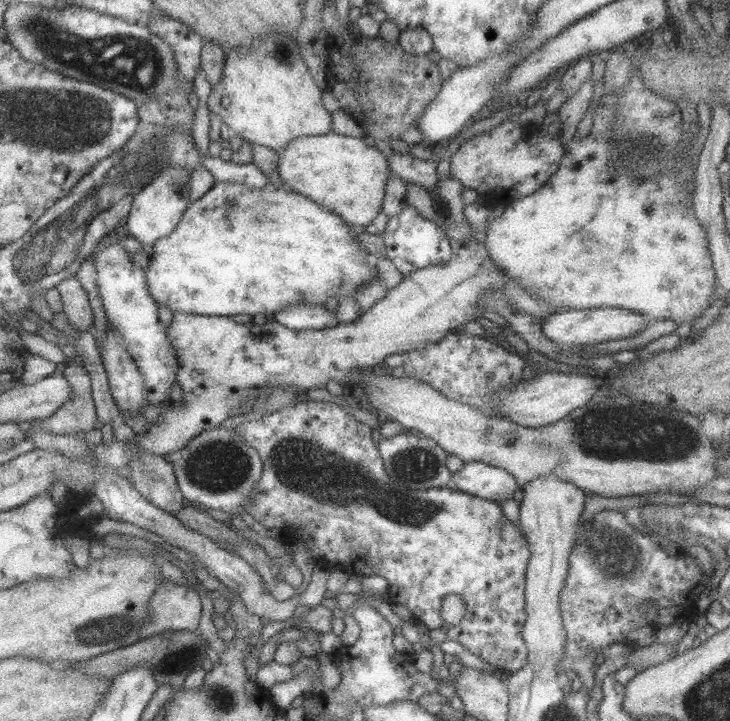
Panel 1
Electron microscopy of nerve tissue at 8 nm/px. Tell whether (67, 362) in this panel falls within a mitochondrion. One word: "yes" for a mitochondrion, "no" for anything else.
no

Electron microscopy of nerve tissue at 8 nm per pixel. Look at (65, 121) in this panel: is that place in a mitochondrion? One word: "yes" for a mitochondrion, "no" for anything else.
yes

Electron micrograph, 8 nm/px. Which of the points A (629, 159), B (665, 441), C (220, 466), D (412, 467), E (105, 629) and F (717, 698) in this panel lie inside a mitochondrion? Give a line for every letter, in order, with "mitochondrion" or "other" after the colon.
A: mitochondrion
B: mitochondrion
C: mitochondrion
D: mitochondrion
E: mitochondrion
F: mitochondrion

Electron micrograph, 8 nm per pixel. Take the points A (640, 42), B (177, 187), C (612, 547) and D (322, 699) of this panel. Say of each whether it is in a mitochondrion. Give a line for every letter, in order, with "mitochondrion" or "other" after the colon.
A: other
B: mitochondrion
C: mitochondrion
D: other

